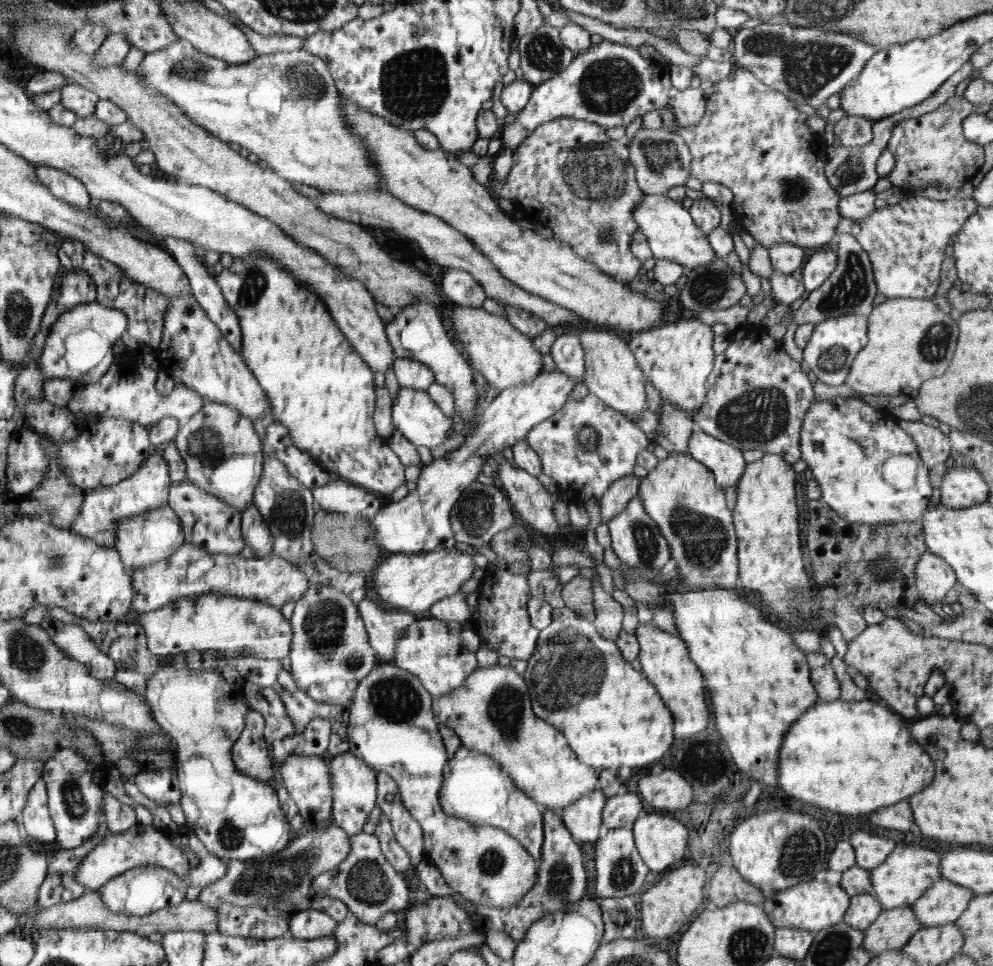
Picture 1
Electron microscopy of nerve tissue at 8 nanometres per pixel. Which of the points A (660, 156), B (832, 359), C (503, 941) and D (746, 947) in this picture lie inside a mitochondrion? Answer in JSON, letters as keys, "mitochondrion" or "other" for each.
{"A":"mitochondrion","B":"mitochondrion","C":"other","D":"mitochondrion"}

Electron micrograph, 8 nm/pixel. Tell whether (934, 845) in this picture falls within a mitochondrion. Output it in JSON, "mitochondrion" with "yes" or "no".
{"mitochondrion":"no"}

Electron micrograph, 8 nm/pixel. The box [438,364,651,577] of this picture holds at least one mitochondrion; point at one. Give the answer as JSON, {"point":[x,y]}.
{"point":[474,516]}

